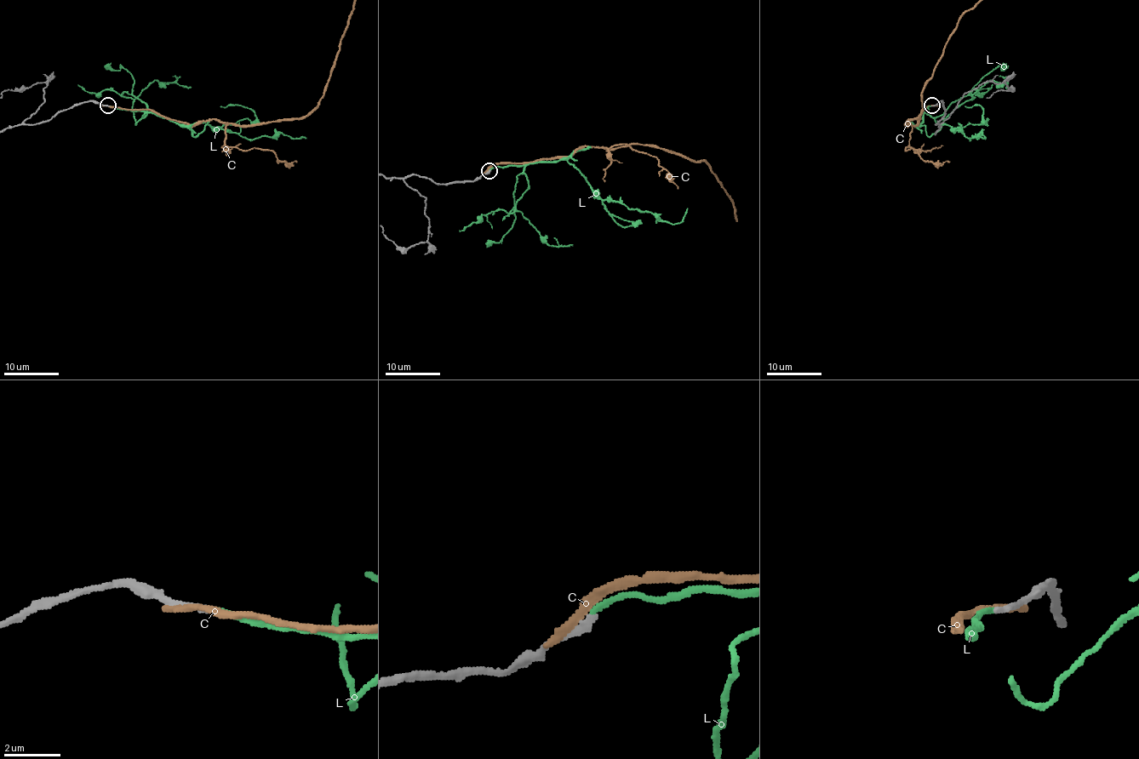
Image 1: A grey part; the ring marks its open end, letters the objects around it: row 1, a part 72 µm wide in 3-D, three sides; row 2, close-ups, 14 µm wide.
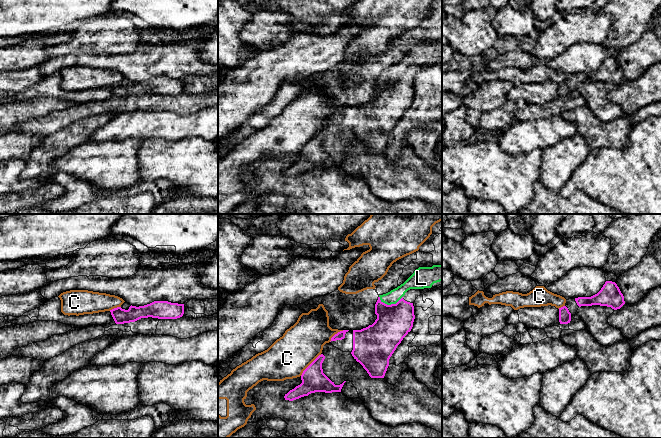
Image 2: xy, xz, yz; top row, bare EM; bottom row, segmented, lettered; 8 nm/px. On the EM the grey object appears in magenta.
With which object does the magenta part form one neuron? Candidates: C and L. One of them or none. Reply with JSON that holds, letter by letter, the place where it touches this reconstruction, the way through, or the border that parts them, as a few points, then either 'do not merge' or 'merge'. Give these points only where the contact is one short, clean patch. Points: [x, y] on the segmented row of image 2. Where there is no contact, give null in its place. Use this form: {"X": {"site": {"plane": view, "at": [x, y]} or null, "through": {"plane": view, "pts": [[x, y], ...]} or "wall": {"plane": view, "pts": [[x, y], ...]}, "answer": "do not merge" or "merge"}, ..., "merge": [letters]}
{"C": {"site": {"plane": "xz", "at": [310, 364]}, "answer": "do not merge"}, "L": {"site": {"plane": "xz", "at": [391, 304]}, "through": {"plane": "xz", "pts": [[393, 323], [391, 304], [394, 298], [413, 282]]}, "answer": "merge"}, "merge": ["L"]}

